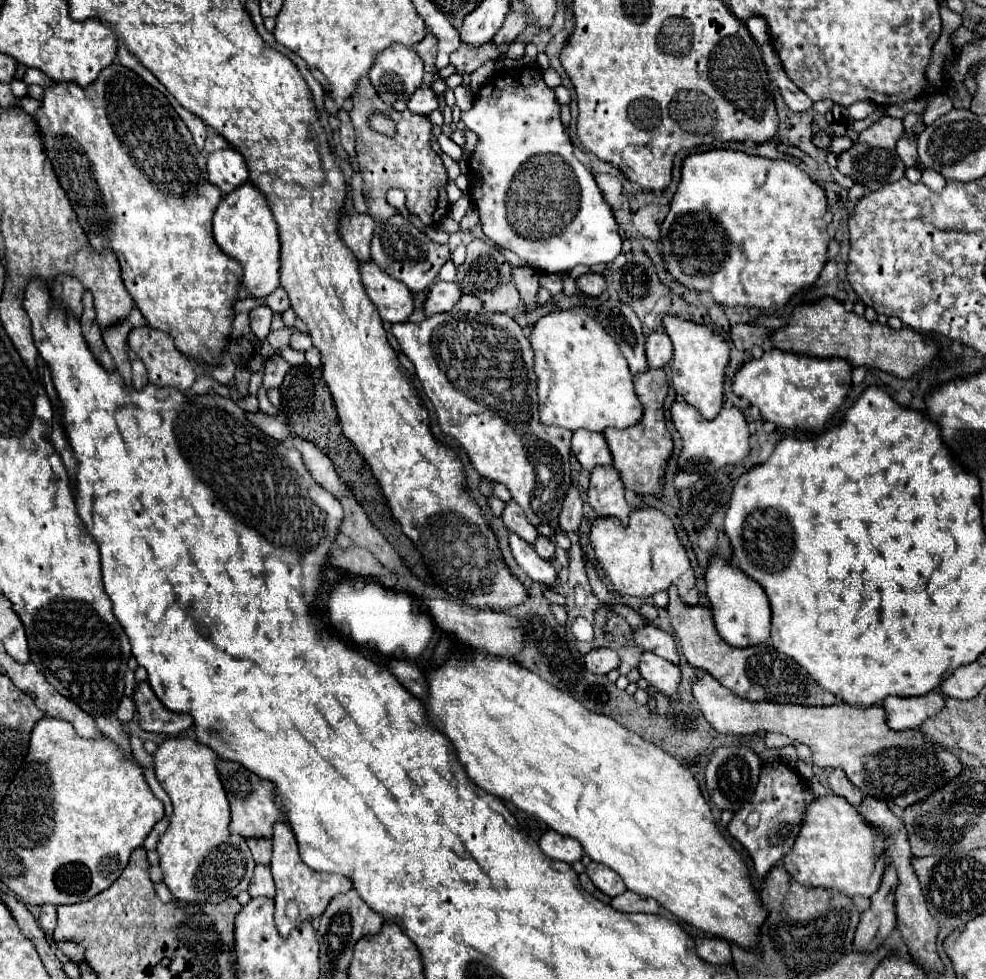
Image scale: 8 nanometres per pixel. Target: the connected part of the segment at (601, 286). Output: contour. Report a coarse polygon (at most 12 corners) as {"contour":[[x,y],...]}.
{"contour":[[584,273],[576,285],[586,295],[600,295],[606,279],[600,273]]}

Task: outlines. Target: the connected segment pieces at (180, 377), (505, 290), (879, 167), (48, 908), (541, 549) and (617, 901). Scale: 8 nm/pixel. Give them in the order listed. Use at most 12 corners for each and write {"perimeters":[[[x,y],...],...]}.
{"perimeters":[[[138,327],[130,349],[144,361],[156,387],[186,391],[196,379],[194,361],[168,333]],[[474,239],[456,283],[488,313],[520,305],[510,263]],[[880,117],[838,155],[838,171],[876,191],[906,175],[902,119]],[[42,905],[38,923],[44,933],[56,927],[56,907]],[[540,535],[532,547],[544,561],[554,561],[554,543]],[[626,891],[612,899],[614,909],[658,913],[658,901]]]}

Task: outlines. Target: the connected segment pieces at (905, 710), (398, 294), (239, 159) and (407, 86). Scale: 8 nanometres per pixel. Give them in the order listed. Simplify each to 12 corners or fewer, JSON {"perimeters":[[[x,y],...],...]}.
{"perimeters":[[[938,691],[914,699],[888,697],[892,731],[916,729],[944,707]],[[360,261],[366,293],[382,321],[402,323],[414,309],[404,283]],[[234,149],[208,155],[208,177],[222,193],[248,179]],[[394,43],[370,81],[384,103],[408,99],[422,83],[422,59]]]}

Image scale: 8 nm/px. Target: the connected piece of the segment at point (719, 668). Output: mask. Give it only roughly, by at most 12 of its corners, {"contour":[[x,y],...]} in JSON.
{"contour":[[668,589],[686,661],[738,697],[834,705],[770,645],[726,645],[702,605]]}

